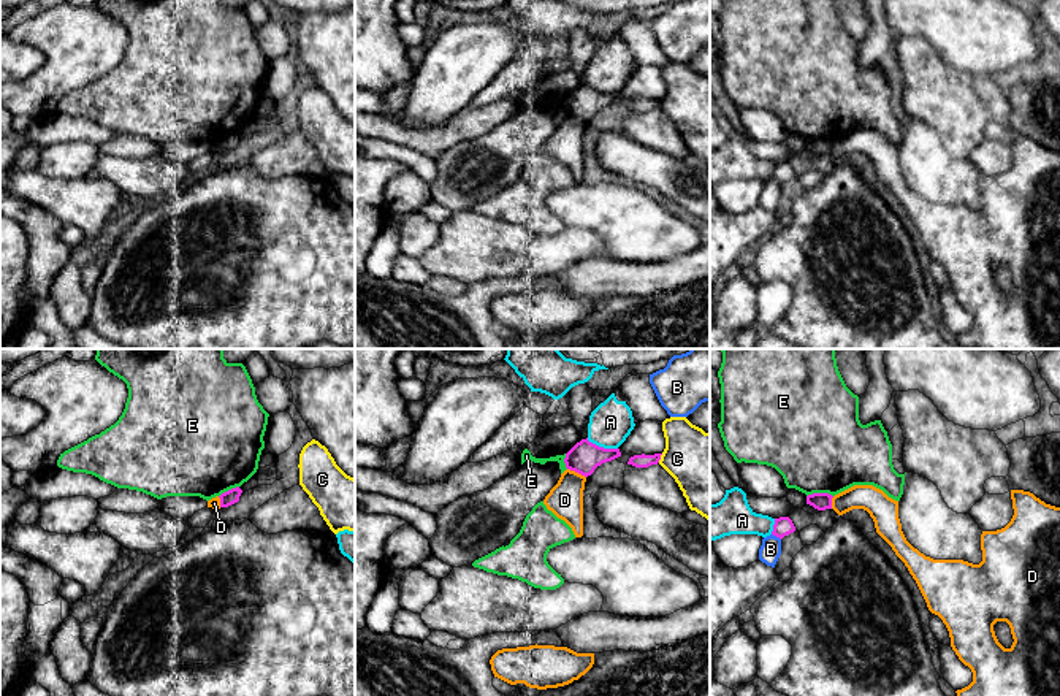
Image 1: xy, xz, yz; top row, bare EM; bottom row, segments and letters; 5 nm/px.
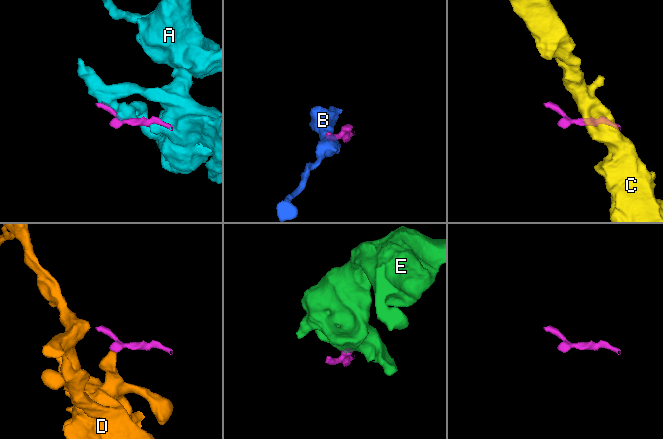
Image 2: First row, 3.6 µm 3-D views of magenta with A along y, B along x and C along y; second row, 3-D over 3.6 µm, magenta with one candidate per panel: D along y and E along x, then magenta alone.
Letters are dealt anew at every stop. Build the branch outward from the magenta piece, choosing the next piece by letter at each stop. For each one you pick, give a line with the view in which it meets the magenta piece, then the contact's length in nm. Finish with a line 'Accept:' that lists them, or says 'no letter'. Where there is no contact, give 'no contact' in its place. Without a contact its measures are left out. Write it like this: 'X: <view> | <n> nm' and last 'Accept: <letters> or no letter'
Accept: no letter

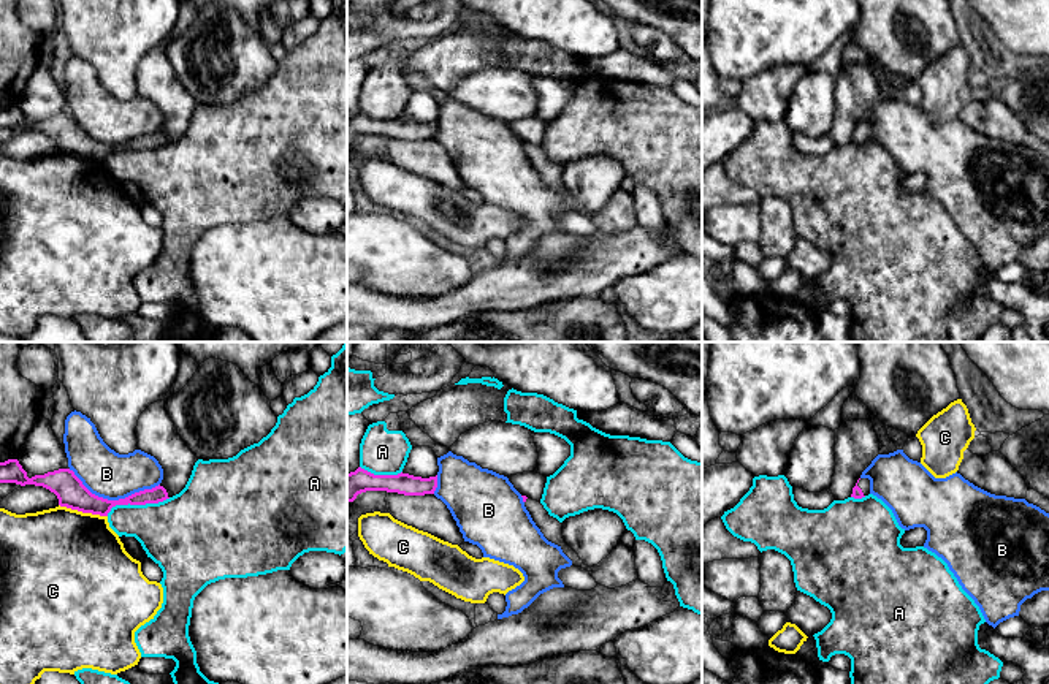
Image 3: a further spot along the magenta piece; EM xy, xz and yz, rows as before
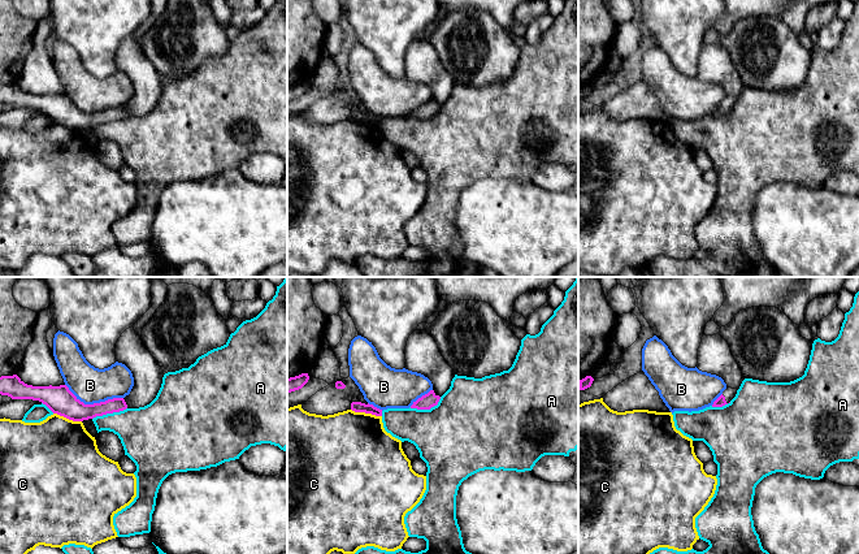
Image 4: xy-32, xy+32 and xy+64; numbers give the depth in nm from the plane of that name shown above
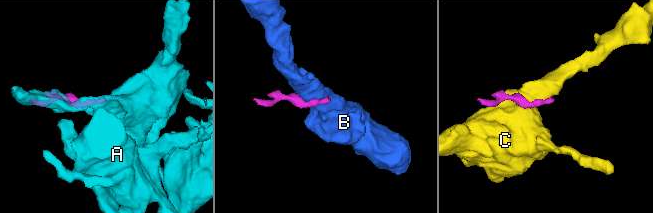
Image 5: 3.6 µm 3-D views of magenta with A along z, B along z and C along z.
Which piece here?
Accept: no letter

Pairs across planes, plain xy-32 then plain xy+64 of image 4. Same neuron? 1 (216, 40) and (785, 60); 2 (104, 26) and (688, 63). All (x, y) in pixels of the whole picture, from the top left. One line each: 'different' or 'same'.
1: same
2: same

